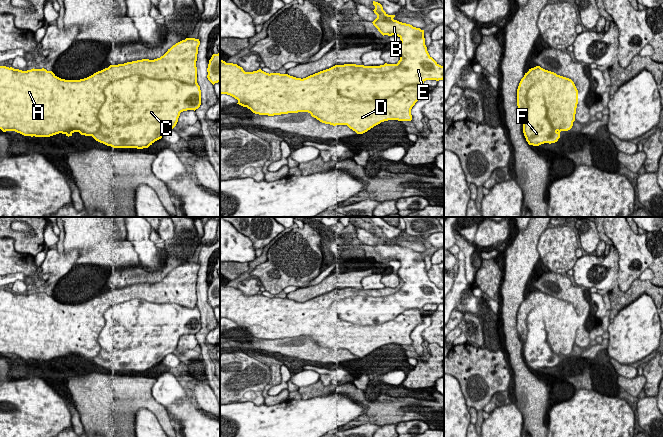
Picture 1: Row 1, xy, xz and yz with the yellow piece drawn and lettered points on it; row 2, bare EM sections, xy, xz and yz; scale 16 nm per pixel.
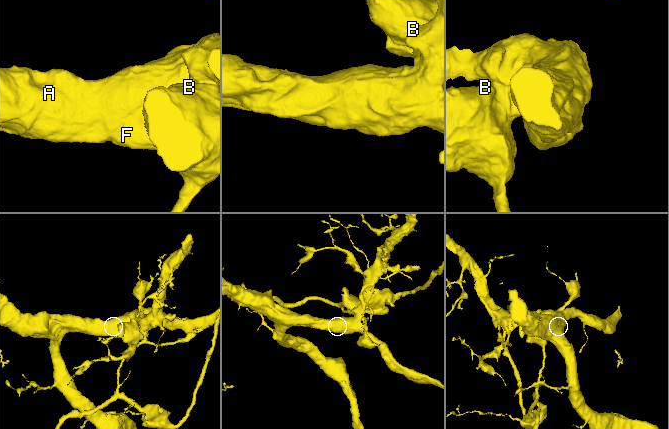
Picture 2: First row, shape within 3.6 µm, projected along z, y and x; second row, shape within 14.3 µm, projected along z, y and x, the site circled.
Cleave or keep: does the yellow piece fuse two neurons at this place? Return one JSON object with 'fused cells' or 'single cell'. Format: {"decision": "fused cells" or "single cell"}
{"decision": "fused cells"}

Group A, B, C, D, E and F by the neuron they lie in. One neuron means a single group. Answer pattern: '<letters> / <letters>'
A D / B C E F

